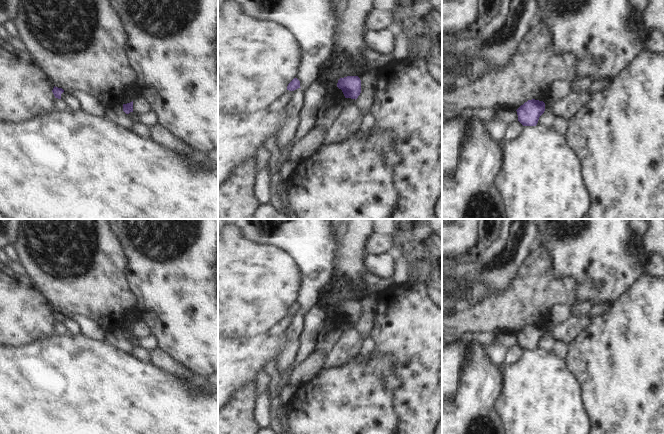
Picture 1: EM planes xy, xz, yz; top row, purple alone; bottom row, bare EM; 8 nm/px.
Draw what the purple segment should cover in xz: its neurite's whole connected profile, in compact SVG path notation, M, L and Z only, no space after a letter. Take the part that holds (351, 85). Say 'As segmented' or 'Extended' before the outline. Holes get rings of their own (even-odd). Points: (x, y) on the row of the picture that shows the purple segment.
As segmented. M358 76L340 78L337 87L342 90L345 98L356 100L361 93L361 80Z

